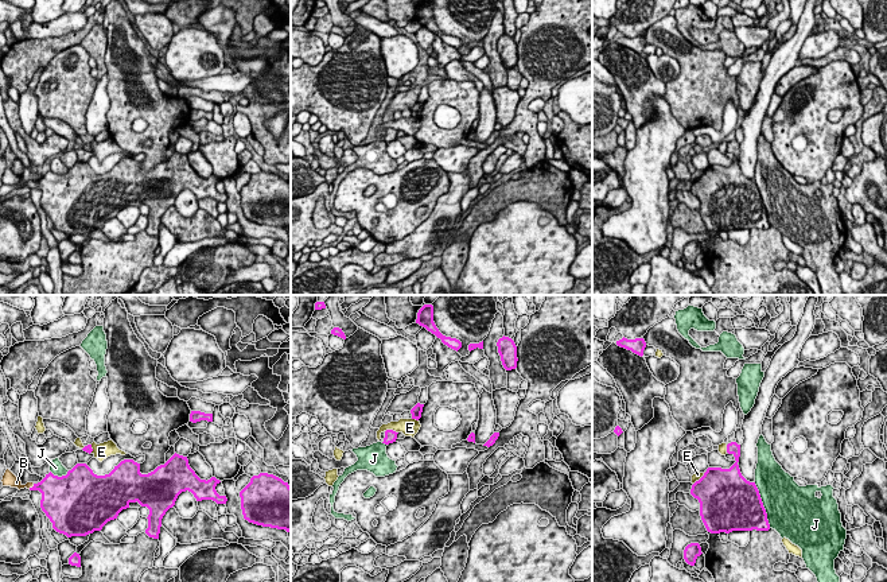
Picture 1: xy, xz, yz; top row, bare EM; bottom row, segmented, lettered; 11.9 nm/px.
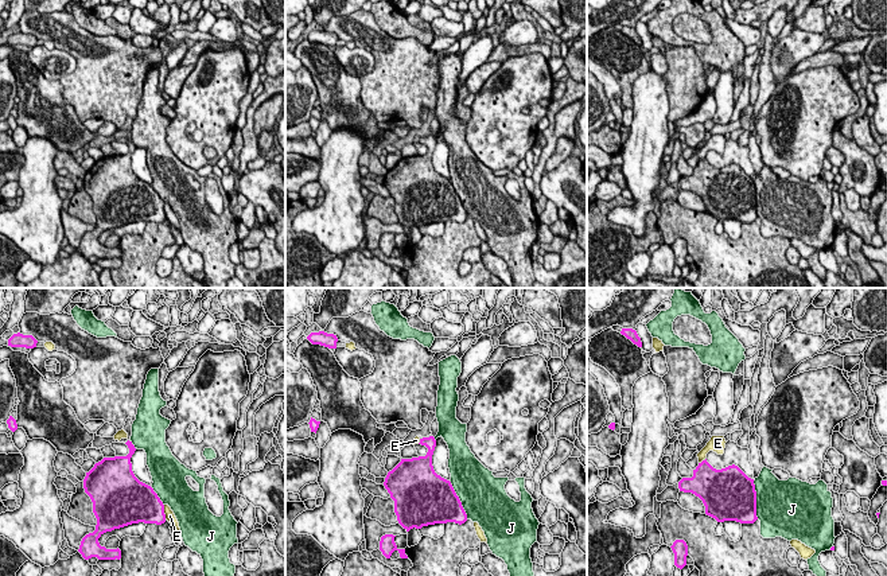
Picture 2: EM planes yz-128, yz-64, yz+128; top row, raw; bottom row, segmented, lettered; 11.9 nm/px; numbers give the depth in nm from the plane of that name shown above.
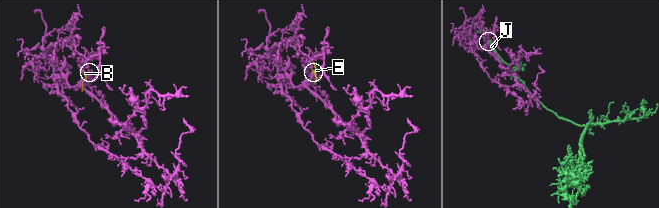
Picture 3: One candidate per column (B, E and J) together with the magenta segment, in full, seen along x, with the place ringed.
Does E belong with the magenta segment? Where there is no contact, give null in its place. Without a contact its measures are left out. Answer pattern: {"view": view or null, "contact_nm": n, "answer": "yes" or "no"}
{"view": "xz", "contact_nm": 160, "answer": "no"}

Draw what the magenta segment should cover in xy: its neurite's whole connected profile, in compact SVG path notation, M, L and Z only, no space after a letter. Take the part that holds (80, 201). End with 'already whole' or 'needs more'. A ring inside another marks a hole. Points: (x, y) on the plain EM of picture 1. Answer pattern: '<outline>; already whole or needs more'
M176 151L148 172L140 171L140 162L124 158L105 174L94 172L86 162L77 162L66 174L58 175L50 170L40 181L26 183L7 167L1 181L19 189L39 189L42 209L52 226L67 236L101 229L131 201L137 199L149 207L145 232L159 237L162 217L182 190L191 190L197 199L227 199L226 194L215 189L219 178L201 178L190 166L187 155Z; needs more

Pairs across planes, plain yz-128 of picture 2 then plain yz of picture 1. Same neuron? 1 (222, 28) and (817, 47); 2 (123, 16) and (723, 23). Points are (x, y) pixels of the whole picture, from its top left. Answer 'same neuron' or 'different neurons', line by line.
1: same neuron
2: different neurons

